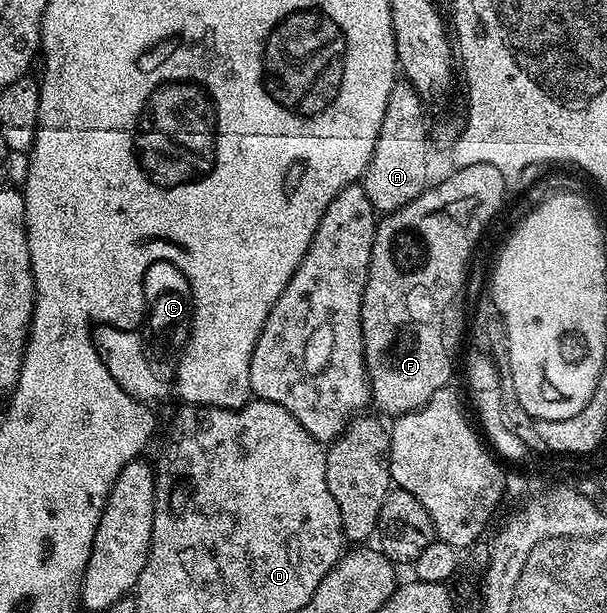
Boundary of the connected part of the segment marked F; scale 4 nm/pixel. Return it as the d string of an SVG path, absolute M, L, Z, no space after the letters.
M471 164L470 166L458 166L452 171L454 174L449 174L441 183L436 186L436 184L430 185L427 189L421 193L418 198L411 200L411 204L407 204L403 208L399 208L395 212L384 215L377 223L377 231L375 232L375 244L371 248L371 264L369 265L369 271L367 272L367 288L363 292L363 308L361 309L361 327L363 328L363 352L365 353L365 371L369 377L369 392L371 395L372 405L378 406L385 414L393 414L392 416L400 416L402 414L410 414L412 410L417 410L420 406L425 406L427 400L431 400L431 396L435 396L435 392L439 392L439 388L450 385L451 379L449 377L453 374L453 362L449 359L449 350L445 347L445 318L447 322L447 315L449 314L449 305L451 304L451 299L453 299L453 292L457 289L458 283L462 279L462 266L465 266L466 254L469 254L469 248L473 245L474 238L477 237L478 230L481 230L482 223L485 222L487 218L490 217L493 210L502 209L500 205L501 192L502 192L502 182L499 172L499 168L495 168L492 164Z

